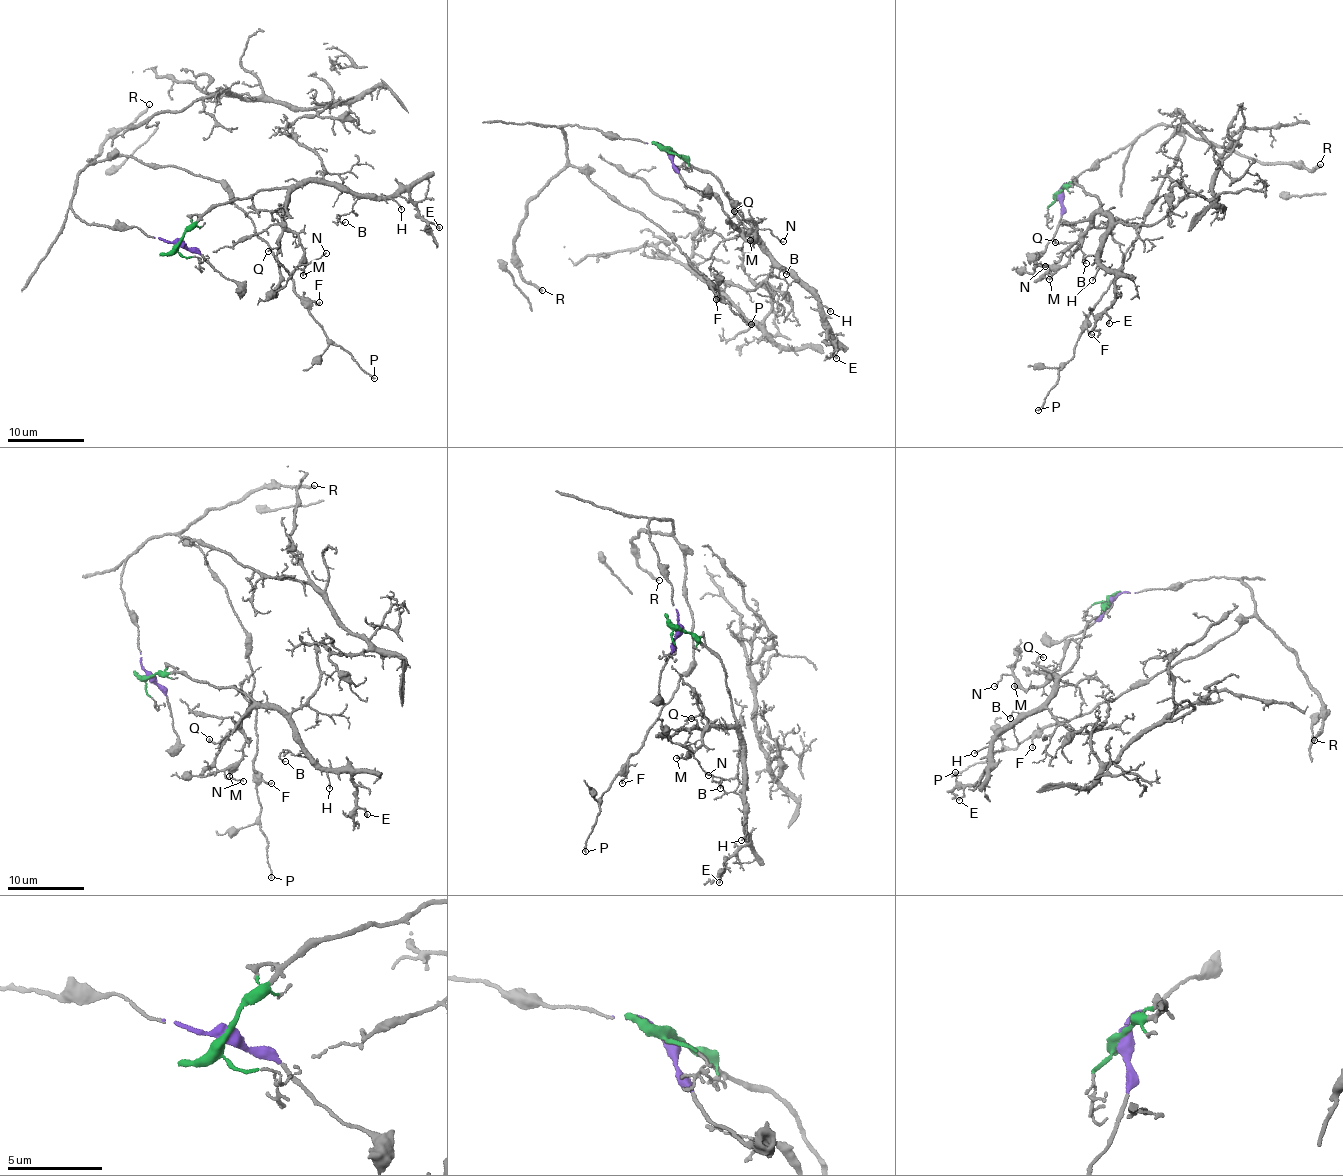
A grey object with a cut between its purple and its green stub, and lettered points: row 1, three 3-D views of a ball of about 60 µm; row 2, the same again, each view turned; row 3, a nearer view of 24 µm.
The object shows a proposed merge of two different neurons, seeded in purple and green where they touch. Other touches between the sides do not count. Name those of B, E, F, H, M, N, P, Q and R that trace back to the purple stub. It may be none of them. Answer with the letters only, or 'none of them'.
F, P, R

